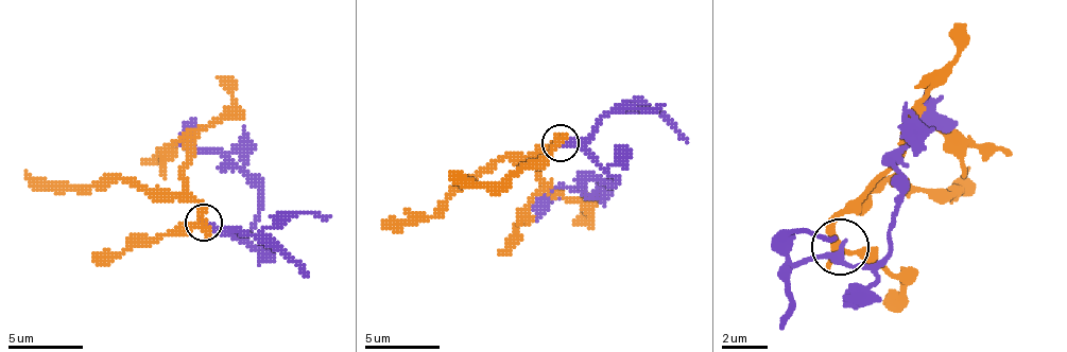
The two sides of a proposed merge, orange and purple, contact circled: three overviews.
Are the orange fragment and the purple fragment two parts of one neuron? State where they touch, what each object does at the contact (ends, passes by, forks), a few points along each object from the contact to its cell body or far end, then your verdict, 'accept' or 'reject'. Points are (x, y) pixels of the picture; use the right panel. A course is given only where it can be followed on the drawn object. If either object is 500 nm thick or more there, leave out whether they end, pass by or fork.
place (840, 246); orange passes by; purple ends; course orange (839, 248), (832, 220), (844, 208), (861, 203), (884, 179), (952, 191), (970, 168); course purple (844, 248), (844, 260), (873, 265), (890, 248), (907, 134), (959, 122); reject

